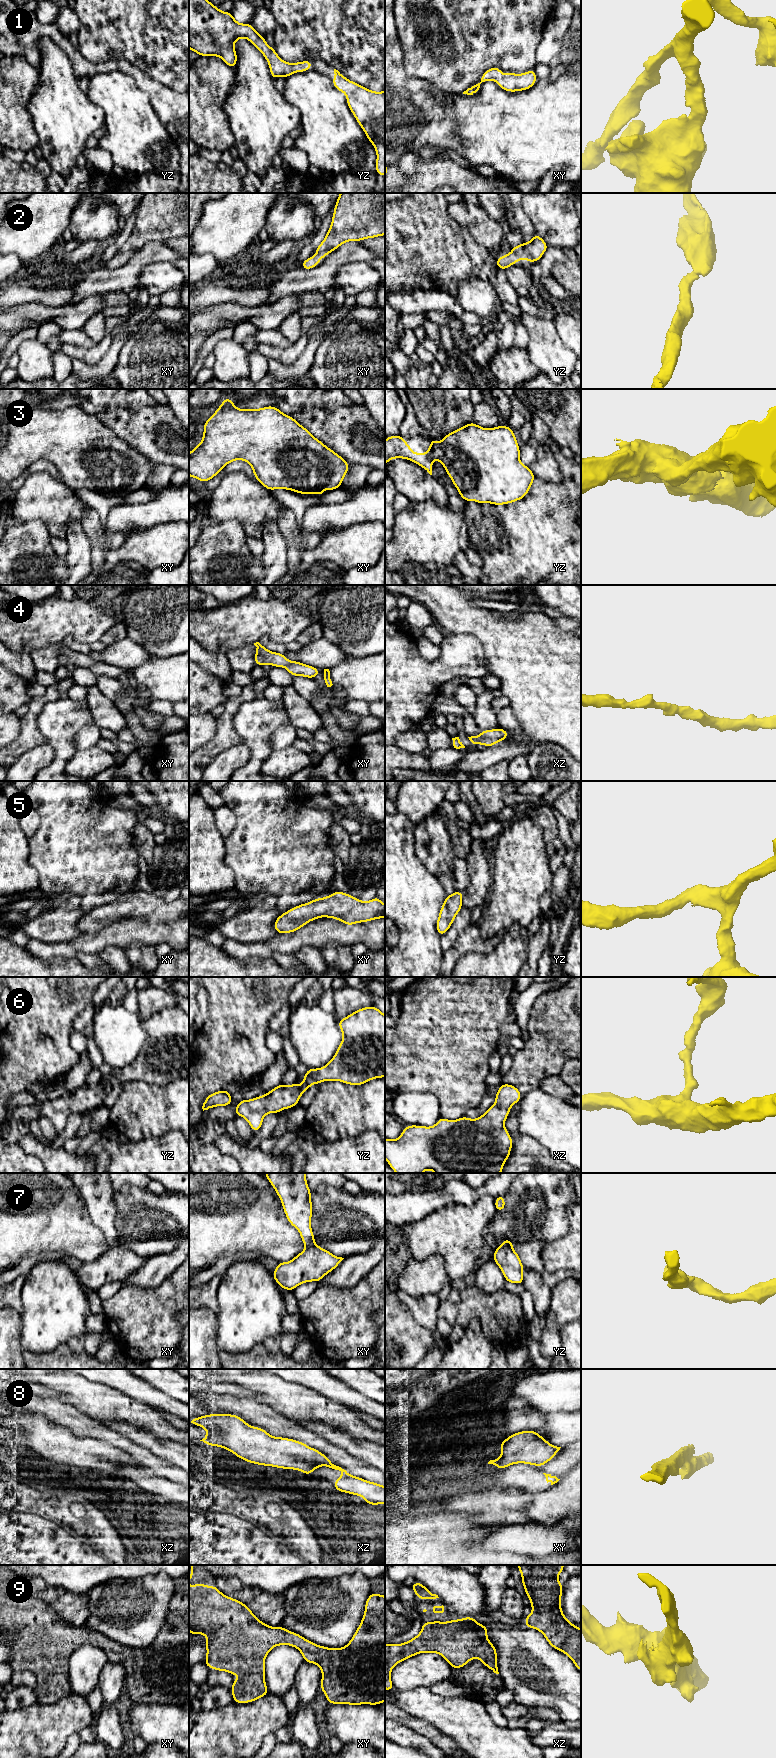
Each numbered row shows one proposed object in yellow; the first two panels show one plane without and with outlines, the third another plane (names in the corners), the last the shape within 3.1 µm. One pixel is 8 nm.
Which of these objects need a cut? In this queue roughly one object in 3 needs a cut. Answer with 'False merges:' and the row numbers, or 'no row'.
False merges: 7, 8

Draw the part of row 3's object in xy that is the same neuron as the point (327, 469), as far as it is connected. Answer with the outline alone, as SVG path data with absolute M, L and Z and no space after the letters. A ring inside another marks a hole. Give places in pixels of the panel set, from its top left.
M225 398L203 426L201 443L189 453L189 476L204 483L230 462L244 460L253 468L254 477L269 491L286 489L321 496L324 487L328 491L339 488L350 468L343 457L275 406L239 409L231 398Z

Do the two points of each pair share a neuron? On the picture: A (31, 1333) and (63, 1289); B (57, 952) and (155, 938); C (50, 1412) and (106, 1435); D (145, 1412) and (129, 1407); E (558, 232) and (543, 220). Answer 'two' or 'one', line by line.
A: one
B: one
C: one
D: one
E: one

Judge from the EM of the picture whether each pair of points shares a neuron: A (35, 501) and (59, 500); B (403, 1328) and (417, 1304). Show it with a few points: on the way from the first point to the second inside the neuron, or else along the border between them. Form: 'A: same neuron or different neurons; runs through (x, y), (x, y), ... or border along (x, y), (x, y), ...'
A: same neuron; runs through (41, 500), (53, 500)
B: different neurons; border along (397, 1295), (412, 1317), (429, 1329)

